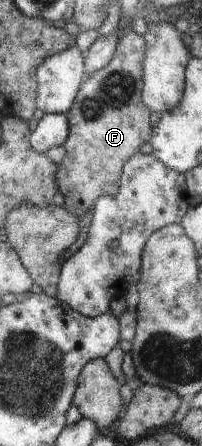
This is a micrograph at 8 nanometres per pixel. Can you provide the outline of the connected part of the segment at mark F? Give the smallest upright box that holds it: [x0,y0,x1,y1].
[58,27,150,217]

